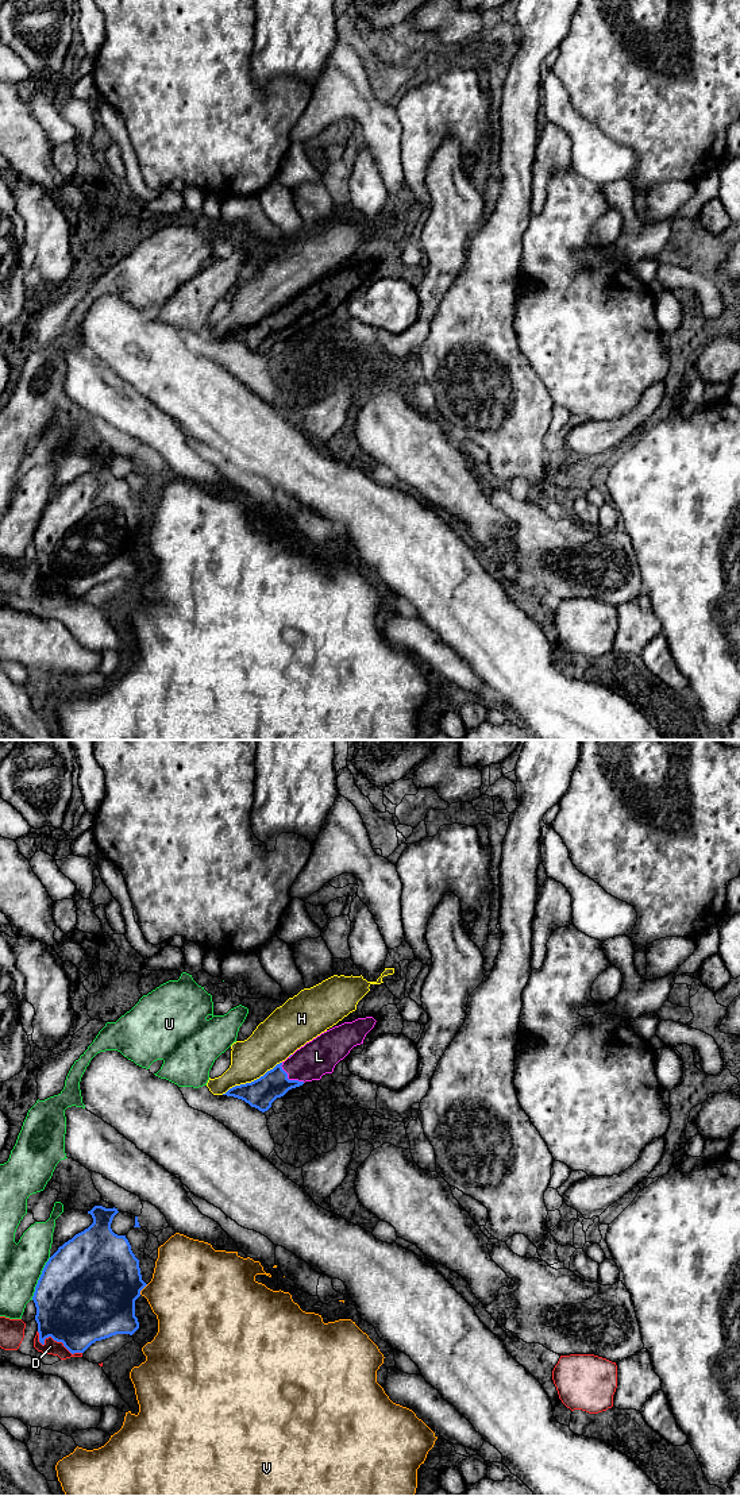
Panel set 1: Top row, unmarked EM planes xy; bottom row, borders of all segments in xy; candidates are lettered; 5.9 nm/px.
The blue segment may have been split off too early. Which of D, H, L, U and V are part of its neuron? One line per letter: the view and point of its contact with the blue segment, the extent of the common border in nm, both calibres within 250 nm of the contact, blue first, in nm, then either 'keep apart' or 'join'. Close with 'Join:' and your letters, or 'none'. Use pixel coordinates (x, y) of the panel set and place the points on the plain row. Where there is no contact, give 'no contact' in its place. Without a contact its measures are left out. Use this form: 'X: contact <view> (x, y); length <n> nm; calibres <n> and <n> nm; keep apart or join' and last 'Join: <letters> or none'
D: contact xy (56, 583); length 300 nm; calibres 480 and 90 nm; keep apart
H: contact xy (251, 326); length 400 nm; calibres 170 and 240 nm; keep apart
L: contact xy (288, 323); length 180 nm; calibres 170 and 220 nm; join
U: contact xy (39, 523); length 280 nm; calibres 500 and 260 nm; keep apart
V: contact xy (142, 532); length 80 nm; calibres 460 and 420 nm; keep apart
Join: L

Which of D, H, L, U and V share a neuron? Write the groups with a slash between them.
D / H / L / U / V

